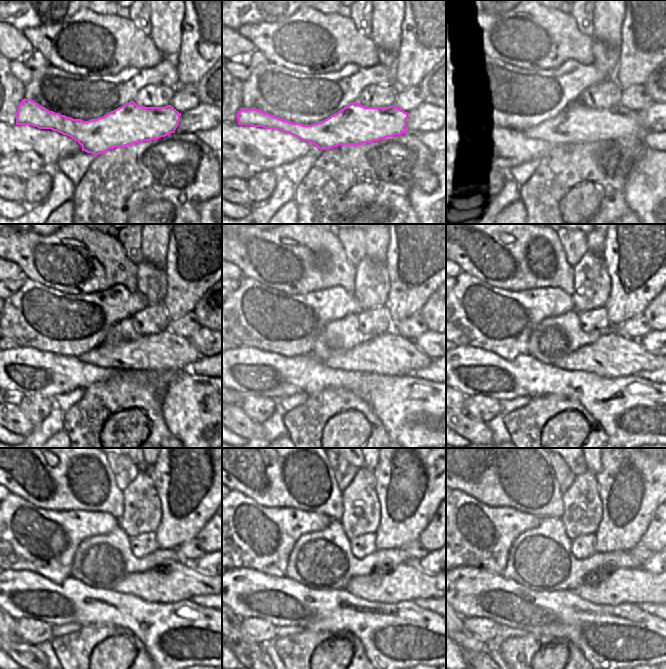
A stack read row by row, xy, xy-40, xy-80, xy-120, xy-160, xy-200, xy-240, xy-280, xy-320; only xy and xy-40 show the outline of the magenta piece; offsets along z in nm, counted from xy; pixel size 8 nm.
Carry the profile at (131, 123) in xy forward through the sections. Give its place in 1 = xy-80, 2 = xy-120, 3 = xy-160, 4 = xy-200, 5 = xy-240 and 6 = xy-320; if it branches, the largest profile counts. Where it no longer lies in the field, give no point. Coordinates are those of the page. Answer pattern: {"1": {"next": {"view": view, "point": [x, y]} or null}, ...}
{"1": {"next": {"view": "xy-80", "point": [578, 124]}}, "2": {"next": {"view": "xy-120", "point": [166, 350]}}, "3": {"next": {"view": "xy-160", "point": [389, 354]}}, "4": {"next": {"view": "xy-200", "point": [613, 355]}}, "5": {"next": {"view": "xy-240", "point": [179, 581]}}, "6": {"next": {"view": "xy-320", "point": [614, 587]}}}

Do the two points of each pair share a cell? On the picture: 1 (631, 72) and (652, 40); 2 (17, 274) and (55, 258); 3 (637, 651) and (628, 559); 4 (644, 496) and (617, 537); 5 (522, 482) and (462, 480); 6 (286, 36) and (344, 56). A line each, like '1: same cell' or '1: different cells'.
1: same cell
2: different cells
3: different cells
4: same cell
5: same cell
6: same cell

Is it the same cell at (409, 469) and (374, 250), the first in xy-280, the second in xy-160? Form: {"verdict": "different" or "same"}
{"verdict": "different"}

